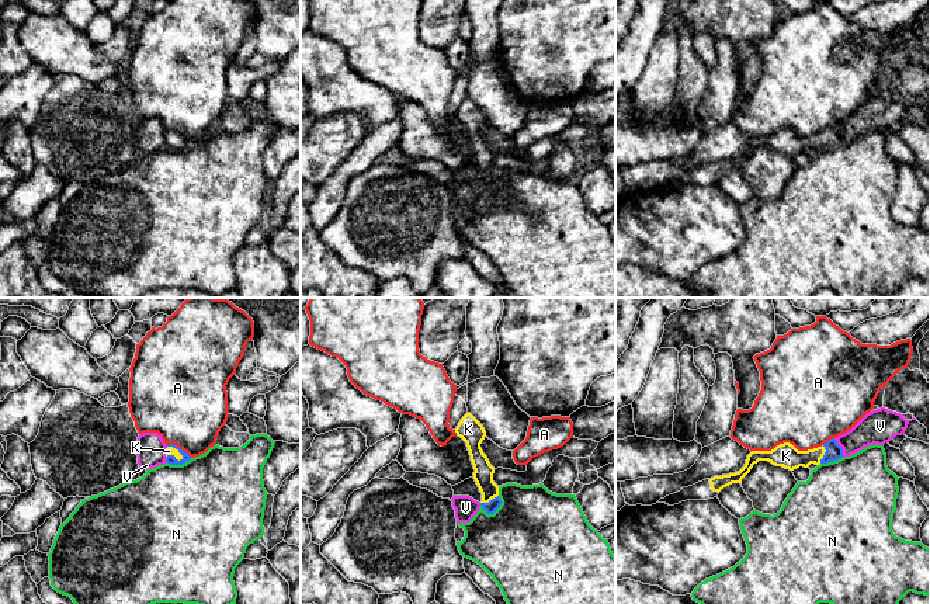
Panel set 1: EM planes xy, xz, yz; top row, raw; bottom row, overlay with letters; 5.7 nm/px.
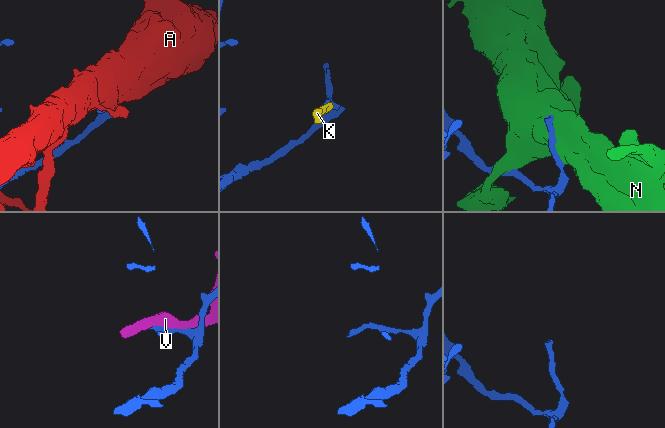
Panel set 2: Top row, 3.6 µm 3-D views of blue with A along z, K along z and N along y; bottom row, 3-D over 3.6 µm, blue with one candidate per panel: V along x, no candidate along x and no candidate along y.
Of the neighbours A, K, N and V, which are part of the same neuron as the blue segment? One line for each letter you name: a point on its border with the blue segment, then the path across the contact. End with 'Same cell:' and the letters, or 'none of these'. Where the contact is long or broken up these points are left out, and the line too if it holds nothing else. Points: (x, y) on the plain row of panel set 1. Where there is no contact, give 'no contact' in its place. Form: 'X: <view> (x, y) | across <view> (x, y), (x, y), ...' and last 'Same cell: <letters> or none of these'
K: xy (176, 134) | across xy (170, 145), (181, 142), (176, 134), (169, 136)
Same cell: K

